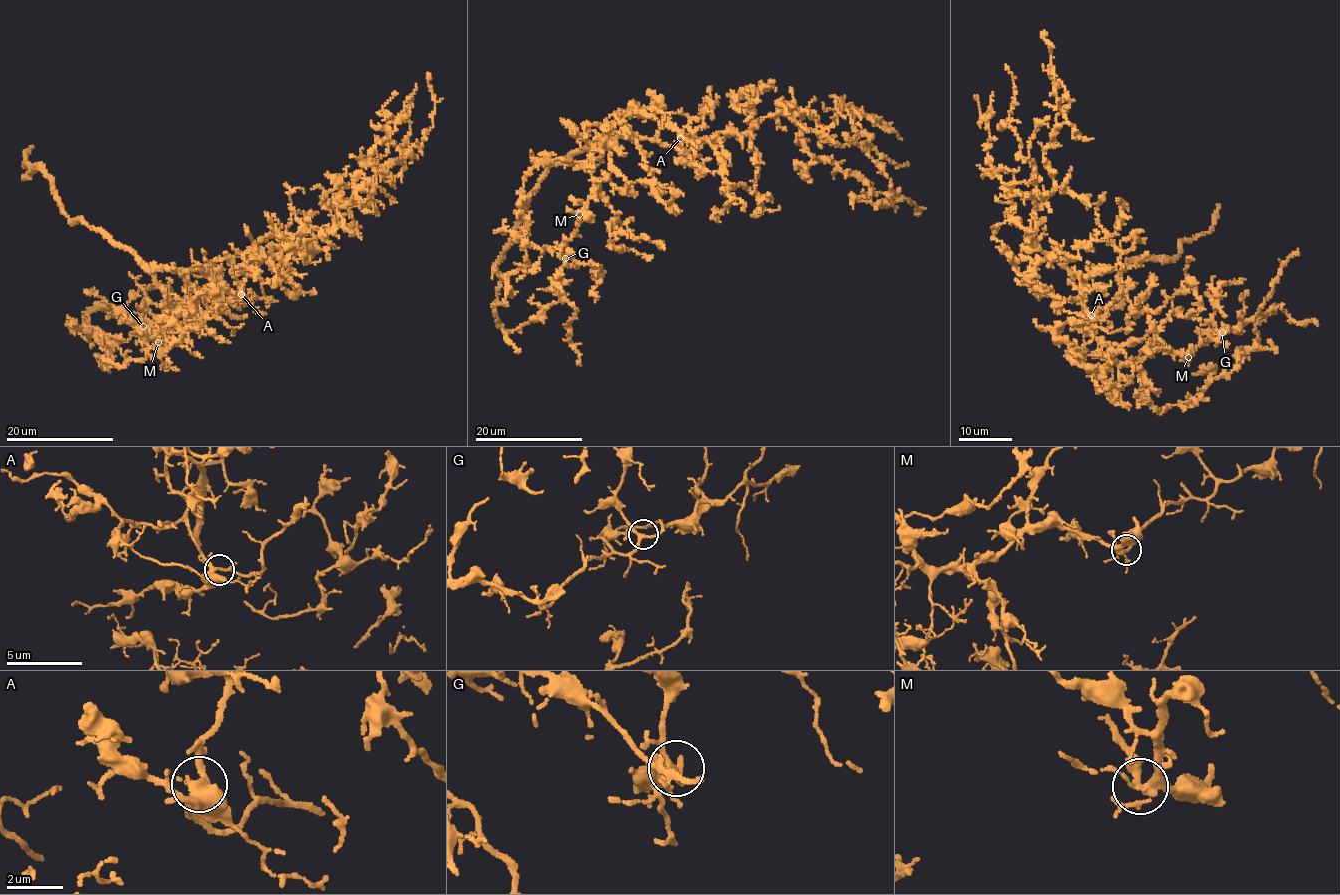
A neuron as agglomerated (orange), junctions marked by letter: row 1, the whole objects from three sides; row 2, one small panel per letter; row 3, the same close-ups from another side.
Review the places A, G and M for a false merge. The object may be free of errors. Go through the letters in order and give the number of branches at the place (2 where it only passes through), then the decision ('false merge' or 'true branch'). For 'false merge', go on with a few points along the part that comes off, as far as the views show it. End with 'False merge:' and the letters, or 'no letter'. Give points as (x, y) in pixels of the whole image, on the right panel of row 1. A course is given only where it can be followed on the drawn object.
A: 5 branches meet; true branch
G: 4 branches meet; true branch
M: 6 branches meet; true branch
False merge: no letter

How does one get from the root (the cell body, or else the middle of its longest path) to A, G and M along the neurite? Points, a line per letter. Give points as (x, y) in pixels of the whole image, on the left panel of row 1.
A: (207, 265), (251, 251), (245, 255), (250, 273), (241, 294)
G: (207, 265), (155, 270), (166, 299), (160, 322), (167, 326), (159, 342), (151, 330), (139, 327), (143, 326)
M: (207, 265), (183, 271), (155, 270), (156, 283), (167, 302), (160, 322), (167, 326), (163, 326), (158, 342)

